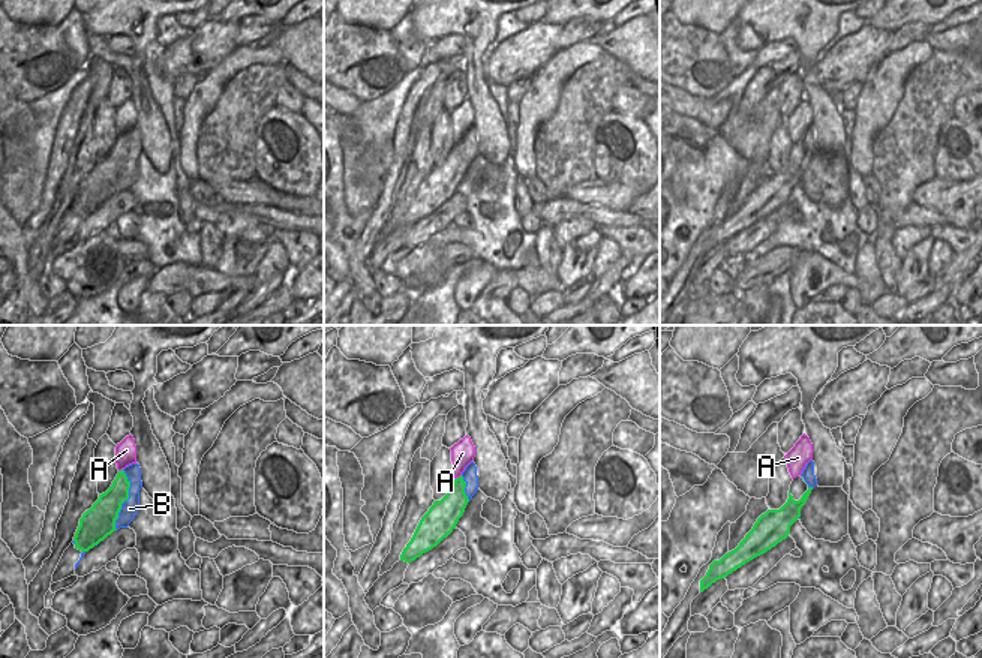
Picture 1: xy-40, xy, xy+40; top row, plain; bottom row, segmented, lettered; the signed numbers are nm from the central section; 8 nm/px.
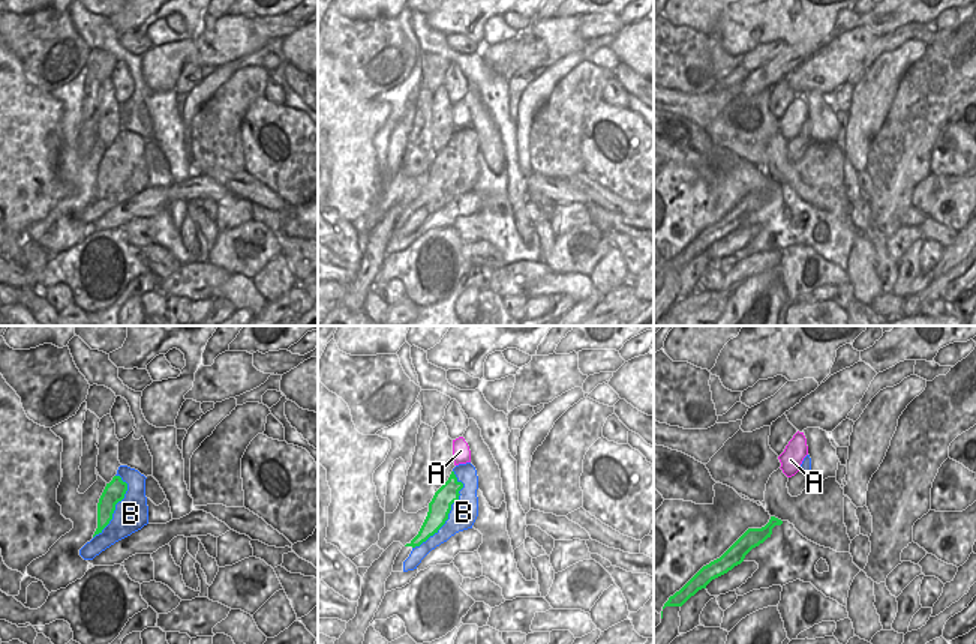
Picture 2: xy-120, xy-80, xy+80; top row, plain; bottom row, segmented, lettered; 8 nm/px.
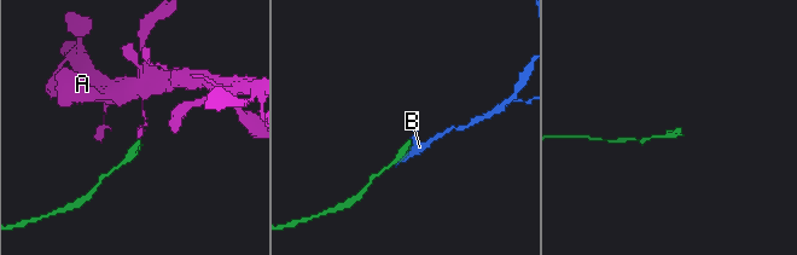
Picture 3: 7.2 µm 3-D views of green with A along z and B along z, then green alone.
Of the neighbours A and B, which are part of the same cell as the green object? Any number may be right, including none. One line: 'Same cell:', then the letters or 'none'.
Same cell: none

